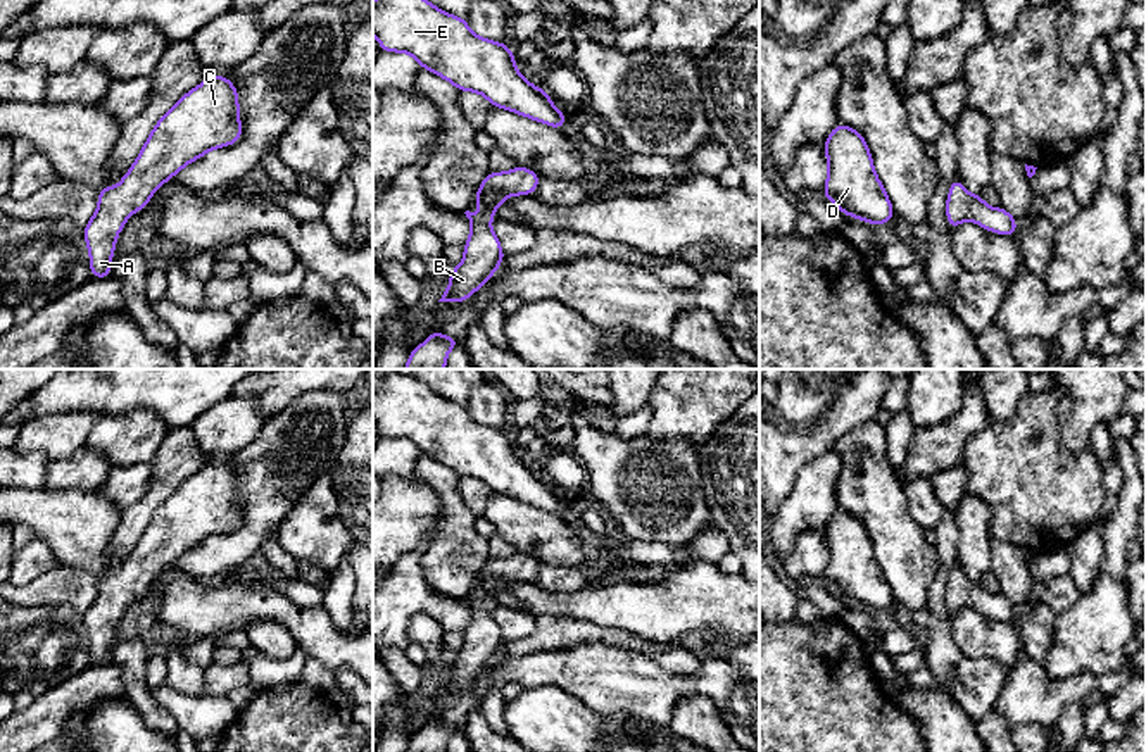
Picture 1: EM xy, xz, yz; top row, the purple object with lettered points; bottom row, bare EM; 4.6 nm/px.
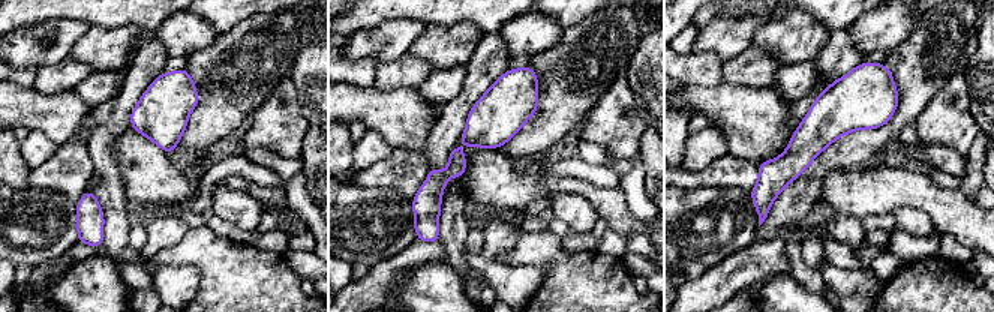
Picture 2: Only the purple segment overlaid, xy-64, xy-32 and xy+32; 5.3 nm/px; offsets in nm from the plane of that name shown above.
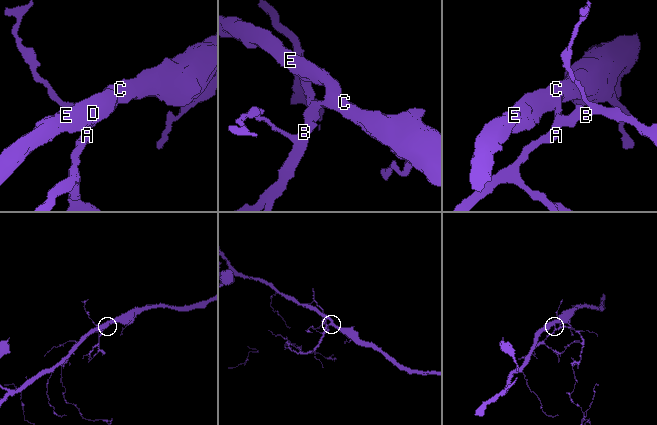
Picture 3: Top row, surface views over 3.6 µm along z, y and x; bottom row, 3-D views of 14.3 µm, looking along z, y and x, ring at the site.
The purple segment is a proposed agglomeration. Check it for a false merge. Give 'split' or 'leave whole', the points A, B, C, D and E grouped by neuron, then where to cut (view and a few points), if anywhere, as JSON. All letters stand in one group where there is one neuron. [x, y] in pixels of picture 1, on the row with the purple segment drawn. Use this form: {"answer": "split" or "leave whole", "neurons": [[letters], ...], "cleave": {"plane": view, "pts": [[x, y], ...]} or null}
{"answer": "leave whole", "neurons": [["A", "B", "C", "D", "E"]], "cleave": null}

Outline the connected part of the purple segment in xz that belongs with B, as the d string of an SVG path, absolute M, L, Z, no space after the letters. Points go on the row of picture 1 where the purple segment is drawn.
M521 166L509 172L490 171L483 178L473 197L473 204L480 204L483 212L464 212L471 222L471 235L463 245L464 260L450 269L450 283L438 302L461 304L494 276L504 262L501 241L490 229L490 221L495 219L494 210L506 204L507 195L533 195L538 181L540 176L535 171Z

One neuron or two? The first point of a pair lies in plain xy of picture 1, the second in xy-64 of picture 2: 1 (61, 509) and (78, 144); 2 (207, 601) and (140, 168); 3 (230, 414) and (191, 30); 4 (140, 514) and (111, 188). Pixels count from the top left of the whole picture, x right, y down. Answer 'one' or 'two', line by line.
1: two
2: one
3: one
4: one

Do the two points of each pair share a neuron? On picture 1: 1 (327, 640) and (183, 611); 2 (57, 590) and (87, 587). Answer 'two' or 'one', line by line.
1: one
2: one

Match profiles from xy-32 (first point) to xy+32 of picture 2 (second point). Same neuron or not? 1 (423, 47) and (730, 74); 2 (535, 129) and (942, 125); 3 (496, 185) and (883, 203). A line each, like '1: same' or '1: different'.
1: different
2: different
3: same

